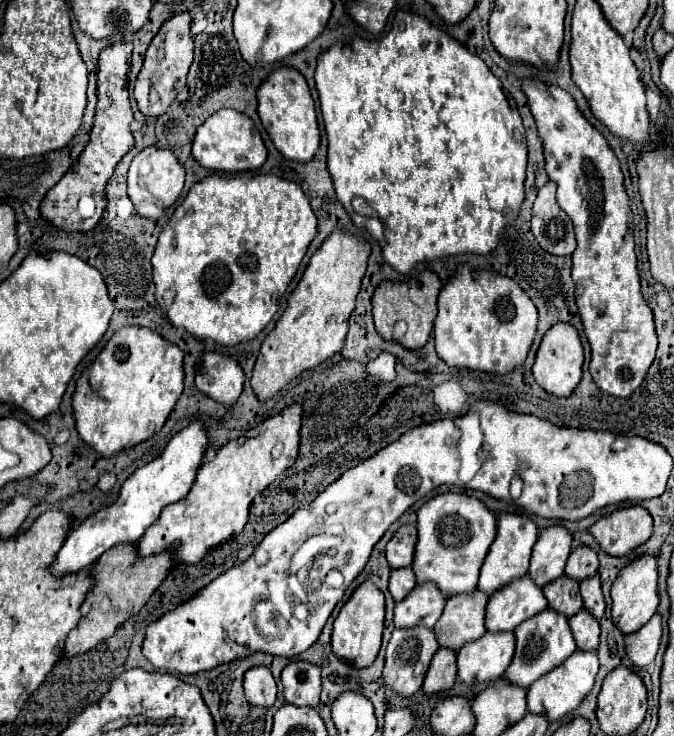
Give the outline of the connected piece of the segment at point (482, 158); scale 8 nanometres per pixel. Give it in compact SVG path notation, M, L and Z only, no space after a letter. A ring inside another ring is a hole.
M397 12L393 20L393 28L379 40L361 40L355 38L351 44L337 44L323 52L317 60L315 70L315 84L319 90L319 104L325 122L325 132L329 140L329 154L327 154L327 168L333 178L337 200L343 204L347 216L353 224L365 230L371 238L375 238L381 246L383 262L389 264L399 274L409 274L417 264L431 262L439 258L449 258L457 254L479 254L489 256L501 242L501 234L509 222L513 222L521 210L525 200L525 172L527 172L527 140L525 130L521 124L521 116L515 108L513 98L509 98L501 82L493 76L487 64L471 54L465 46L449 38L443 30L429 24L429 20L409 14Z

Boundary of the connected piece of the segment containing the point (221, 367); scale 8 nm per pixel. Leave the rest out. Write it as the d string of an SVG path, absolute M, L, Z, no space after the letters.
M207 352L203 356L201 368L195 376L199 392L223 406L237 404L243 392L243 382L245 374L241 366L233 358L215 352Z

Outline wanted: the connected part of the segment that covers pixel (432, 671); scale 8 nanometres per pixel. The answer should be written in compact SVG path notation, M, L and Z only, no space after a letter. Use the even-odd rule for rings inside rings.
M437 650L423 680L423 694L435 696L449 692L455 684L455 674L455 654L451 654L451 650Z

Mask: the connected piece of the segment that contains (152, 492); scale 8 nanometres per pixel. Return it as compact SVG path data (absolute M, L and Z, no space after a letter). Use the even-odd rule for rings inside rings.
M193 422L181 432L177 432L159 458L141 466L133 476L129 476L123 482L115 502L97 510L69 532L61 550L57 552L55 560L49 566L51 574L55 578L77 574L79 570L91 568L99 560L99 556L109 548L119 544L135 544L145 534L145 530L159 520L165 506L175 504L187 496L205 448L207 448L207 436L205 428L199 422Z

